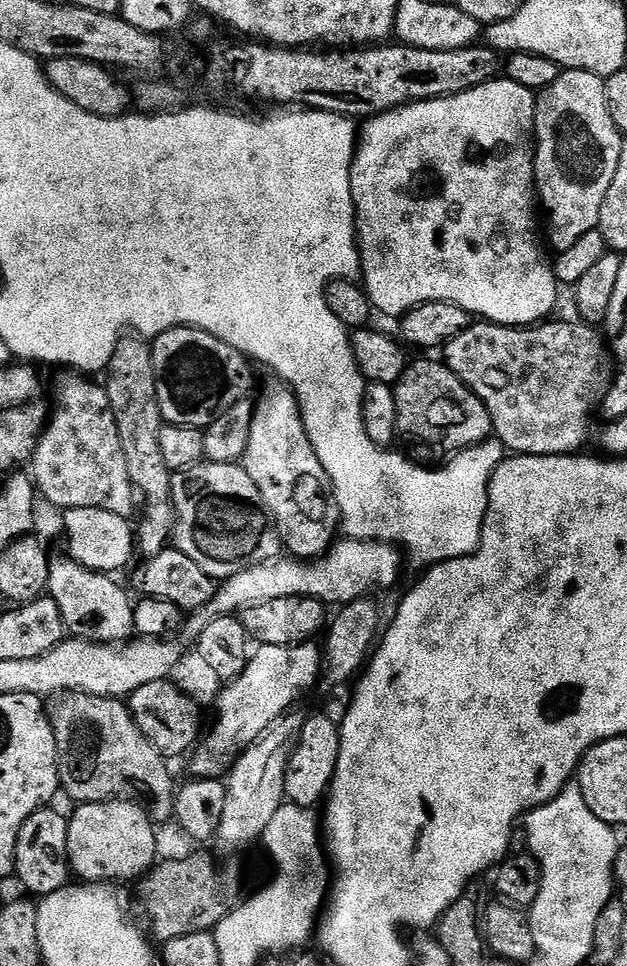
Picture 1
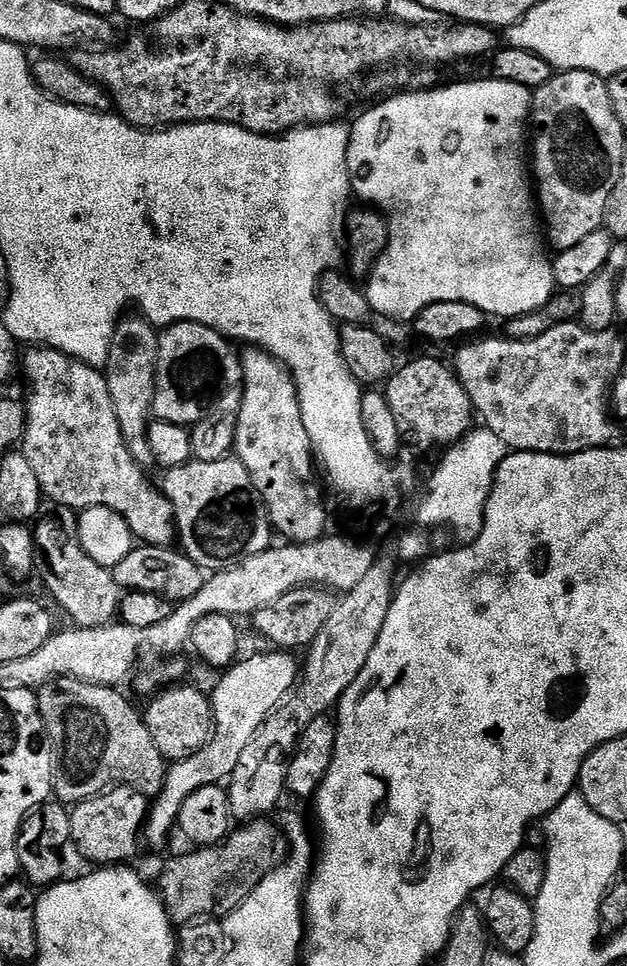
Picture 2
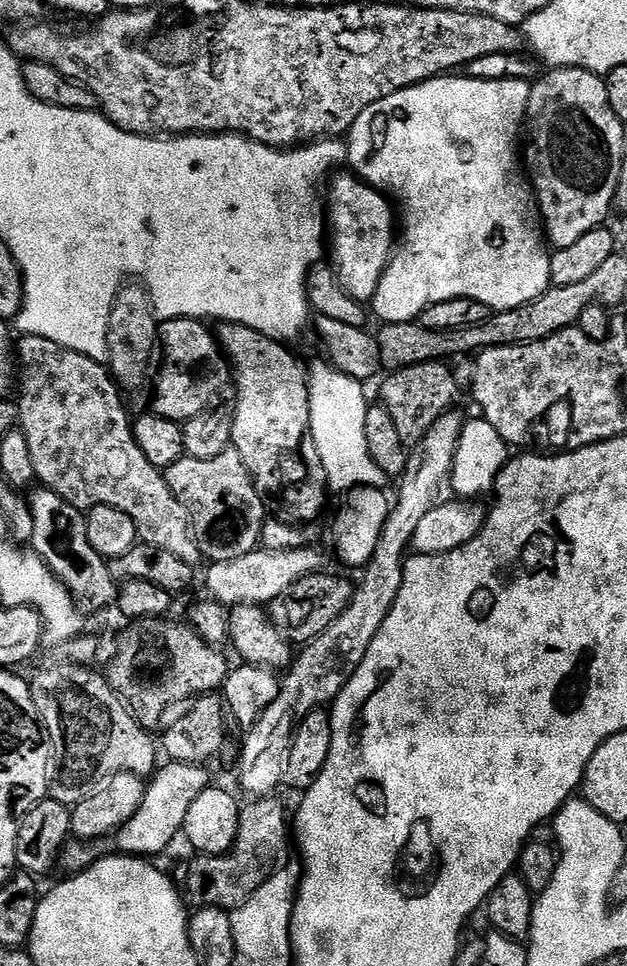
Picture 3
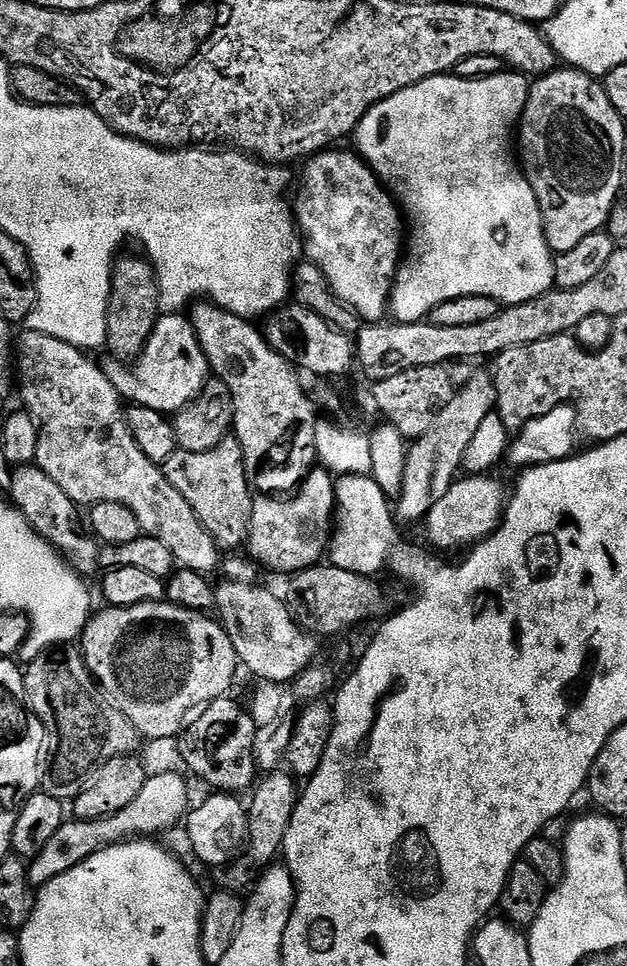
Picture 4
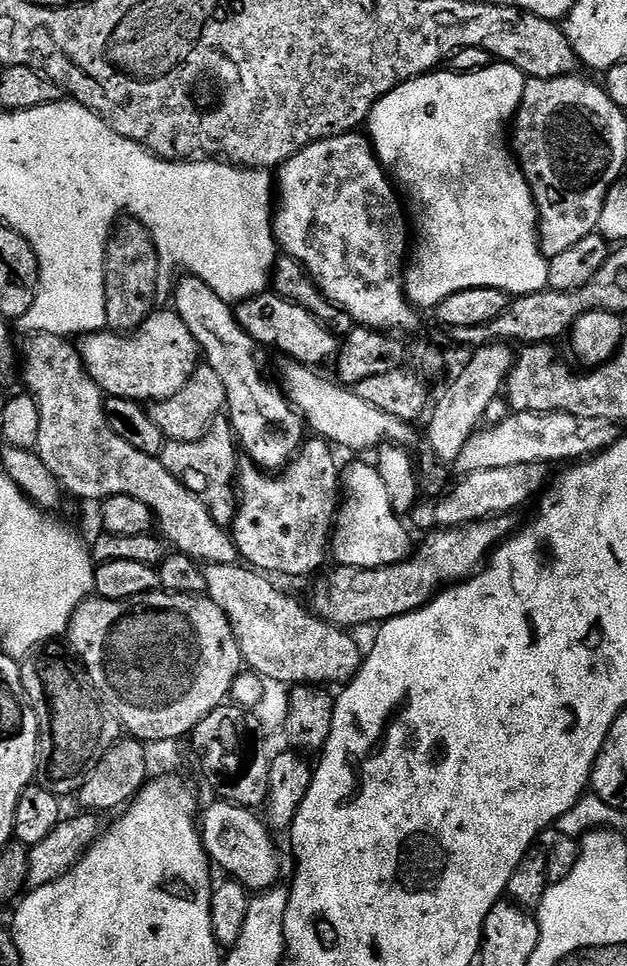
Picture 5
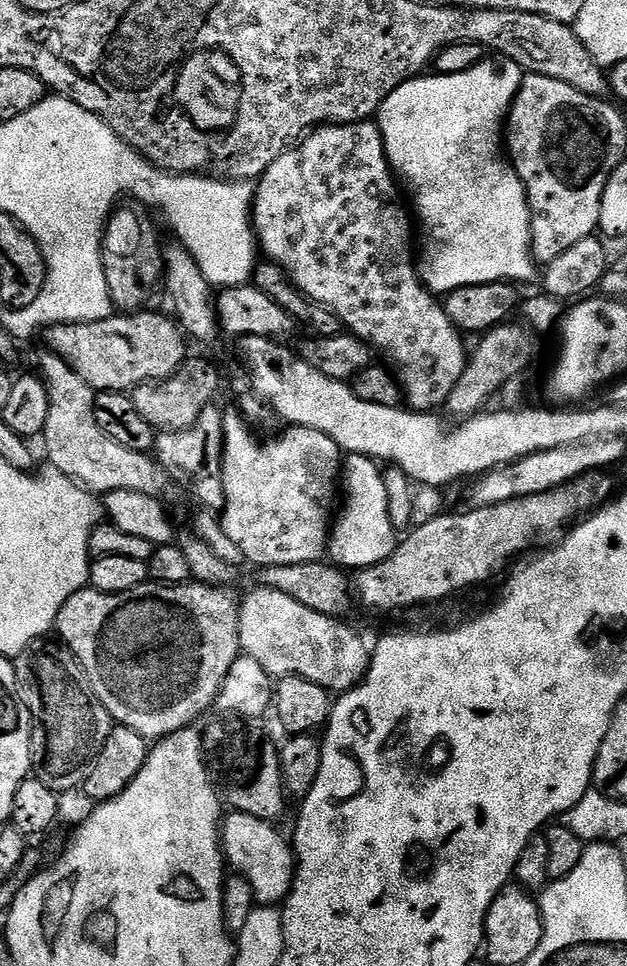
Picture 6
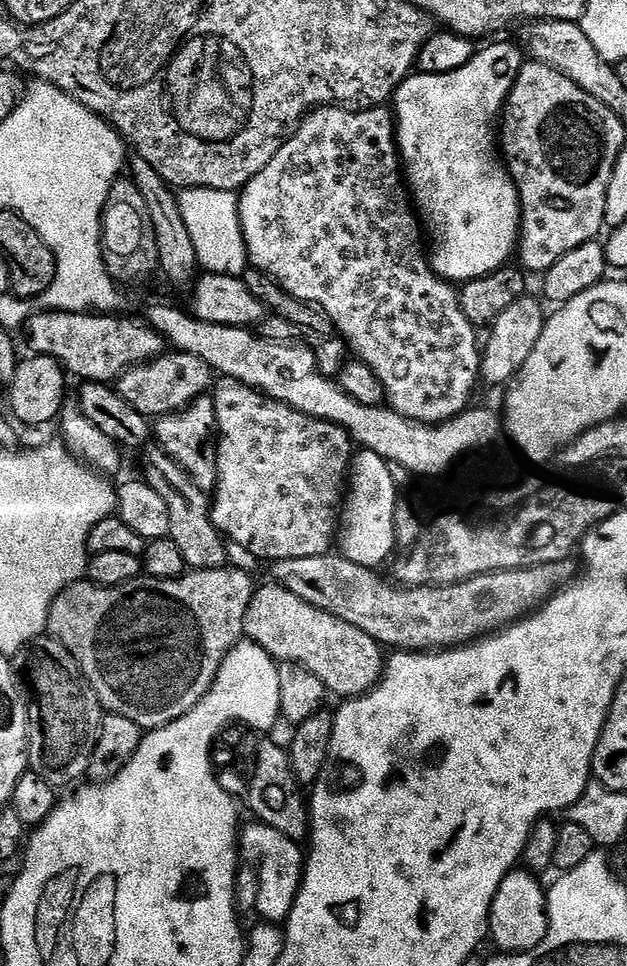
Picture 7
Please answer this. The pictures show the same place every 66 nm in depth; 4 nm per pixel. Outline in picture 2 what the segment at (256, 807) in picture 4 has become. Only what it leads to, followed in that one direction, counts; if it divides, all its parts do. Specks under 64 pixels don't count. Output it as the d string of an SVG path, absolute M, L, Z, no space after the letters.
M253 818L238 828L229 831L221 843L188 850L192 852L186 853L185 856L172 856L165 862L164 869L160 872L158 891L164 901L164 907L168 909L168 915L177 925L190 924L201 918L227 916L255 890L258 882L262 882L262 878L266 878L266 874L270 874L276 867L282 855L282 840L278 835L277 825L273 821L271 824L268 818Z

